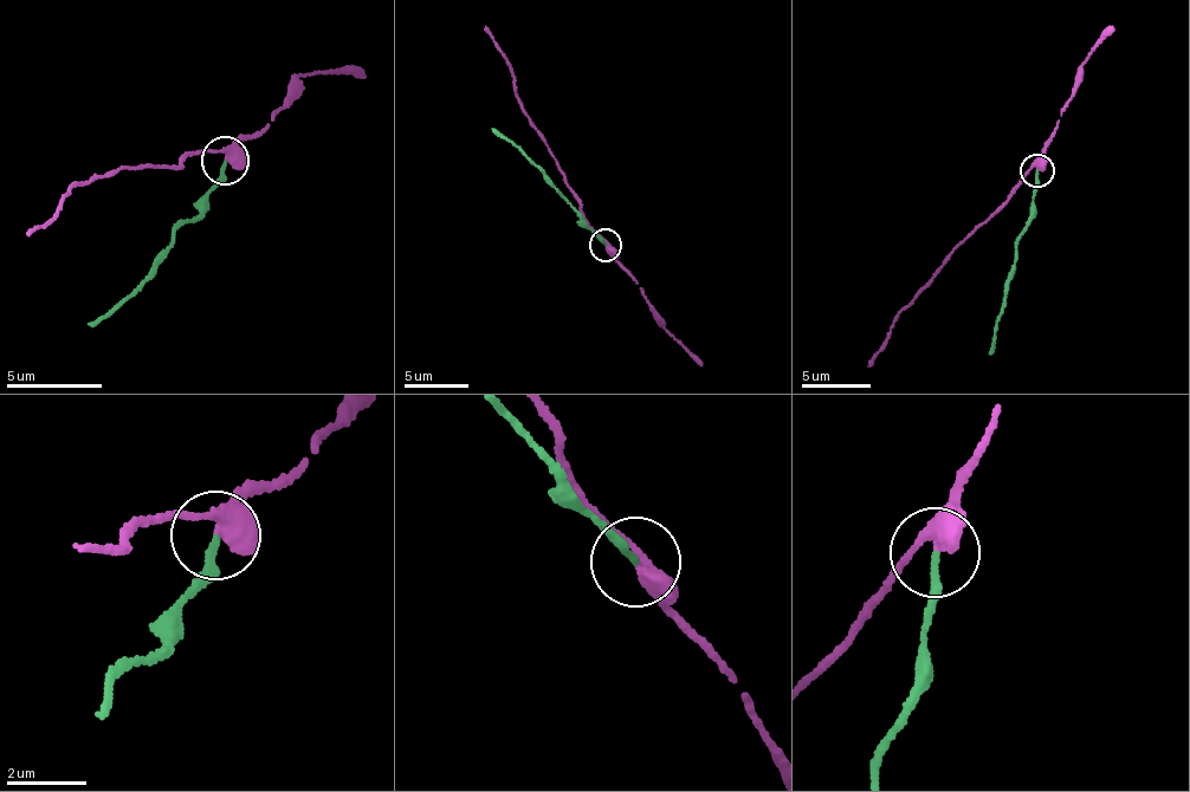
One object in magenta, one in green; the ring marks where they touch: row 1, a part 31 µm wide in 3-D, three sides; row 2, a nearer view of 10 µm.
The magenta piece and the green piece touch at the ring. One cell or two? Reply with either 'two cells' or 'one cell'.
two cells

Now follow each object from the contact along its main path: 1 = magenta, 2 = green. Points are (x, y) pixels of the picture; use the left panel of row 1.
1: (224, 160), (220, 149), (202, 149), (175, 166), (149, 161), (81, 180), (63, 211), (28, 232)
2: (224, 160), (206, 215), (170, 231), (170, 248), (141, 292), (86, 325)

